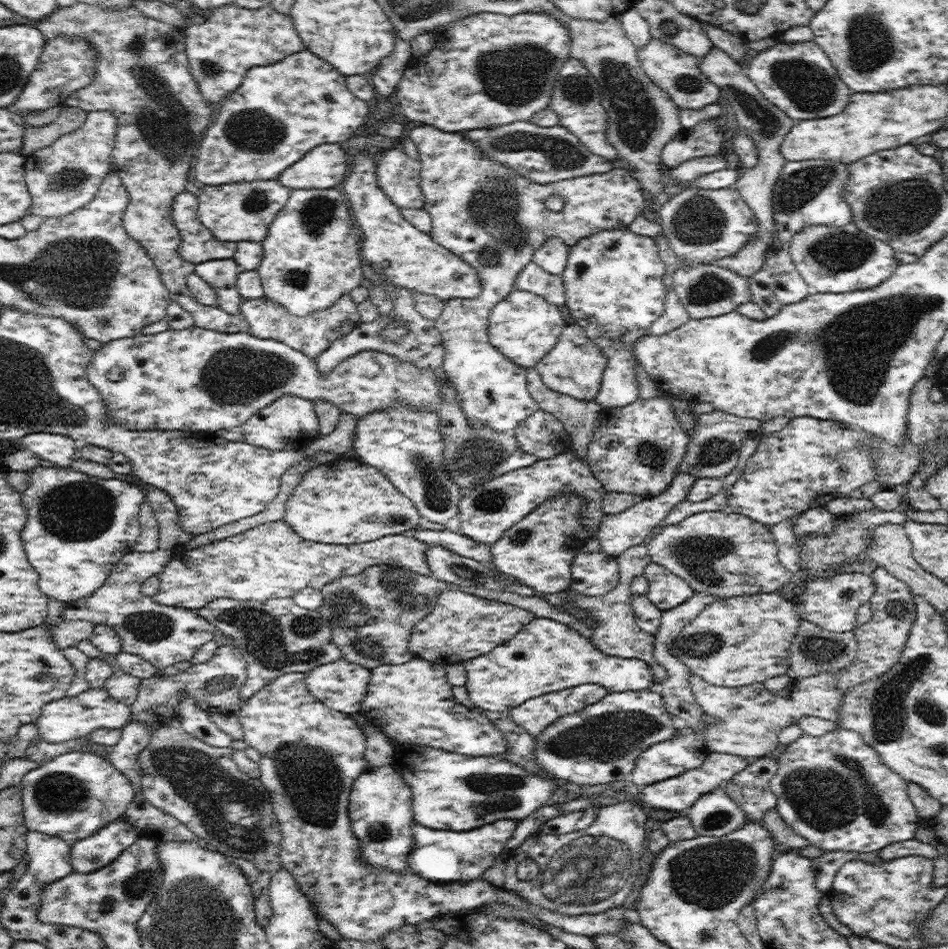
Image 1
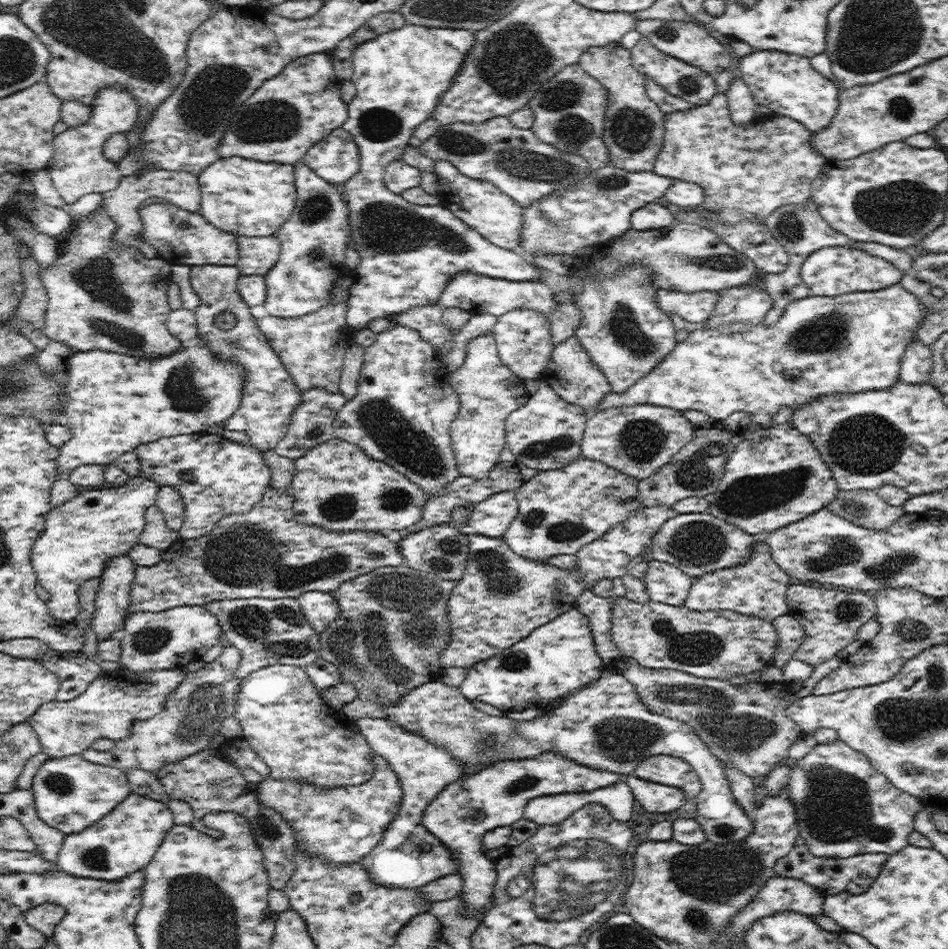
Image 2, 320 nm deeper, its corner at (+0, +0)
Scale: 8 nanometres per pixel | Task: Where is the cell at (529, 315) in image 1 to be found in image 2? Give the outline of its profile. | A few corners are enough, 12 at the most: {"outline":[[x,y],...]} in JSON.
{"outline":[[532,309],[498,317],[500,360],[540,379],[555,347],[549,318]]}

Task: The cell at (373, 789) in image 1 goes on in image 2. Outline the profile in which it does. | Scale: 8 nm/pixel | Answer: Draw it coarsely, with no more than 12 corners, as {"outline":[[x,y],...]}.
{"outline":[[373,756],[362,785],[318,790],[264,778],[261,804],[295,830],[299,850],[358,863],[404,792]]}

